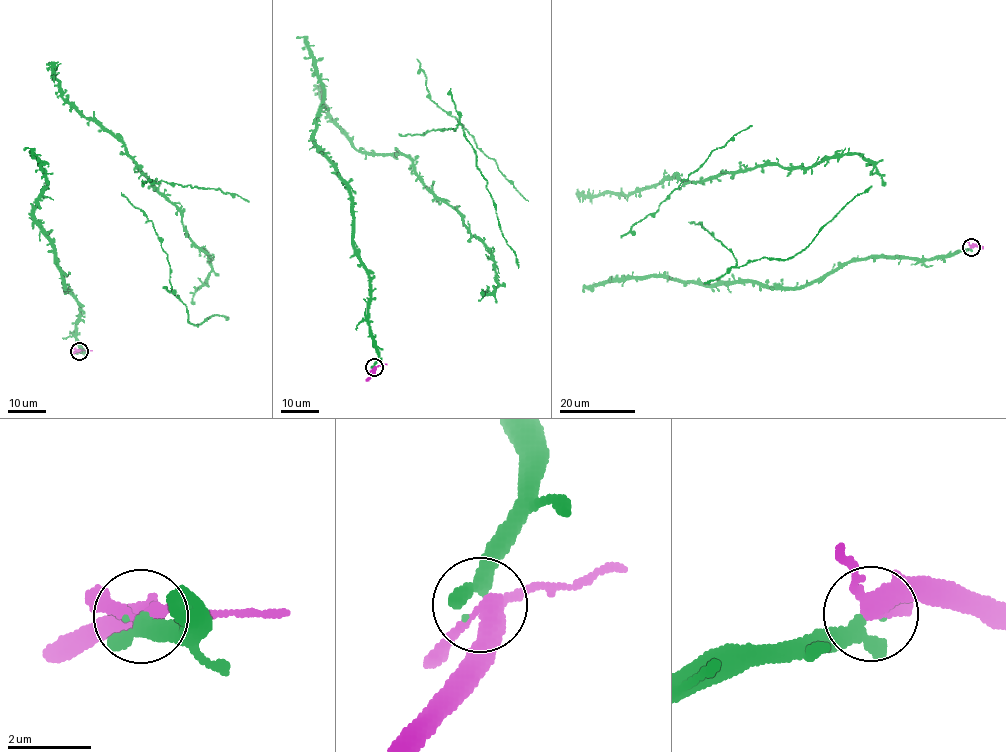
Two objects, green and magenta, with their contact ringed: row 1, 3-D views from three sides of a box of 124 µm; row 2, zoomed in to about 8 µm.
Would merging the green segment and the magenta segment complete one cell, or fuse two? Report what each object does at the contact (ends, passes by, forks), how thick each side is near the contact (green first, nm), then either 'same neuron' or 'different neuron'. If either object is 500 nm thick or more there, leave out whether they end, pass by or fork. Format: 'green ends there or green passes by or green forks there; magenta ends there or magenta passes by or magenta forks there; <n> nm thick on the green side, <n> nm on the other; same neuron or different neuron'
green passes by; magenta forks there; 300 nm thick on the green side, 320 nm on the other; same neuron

